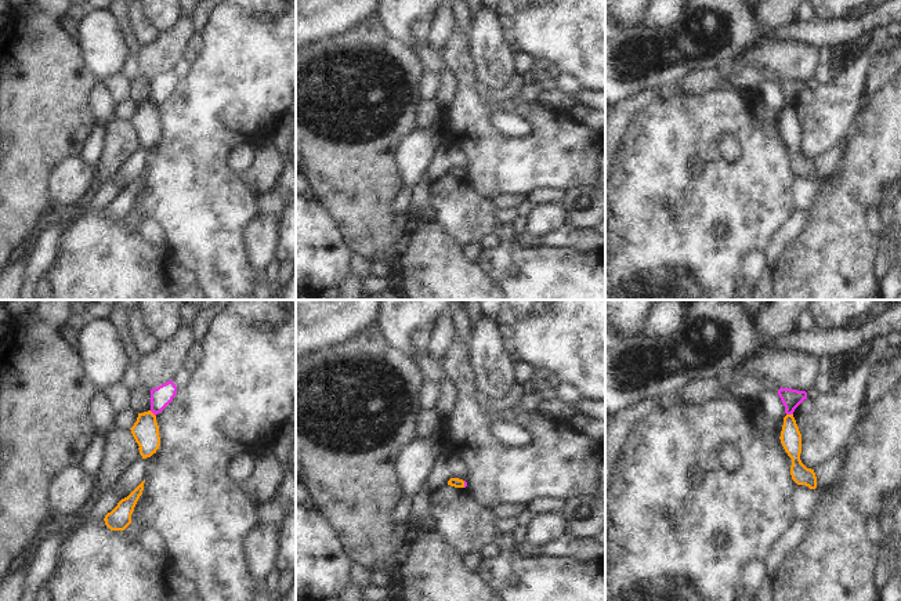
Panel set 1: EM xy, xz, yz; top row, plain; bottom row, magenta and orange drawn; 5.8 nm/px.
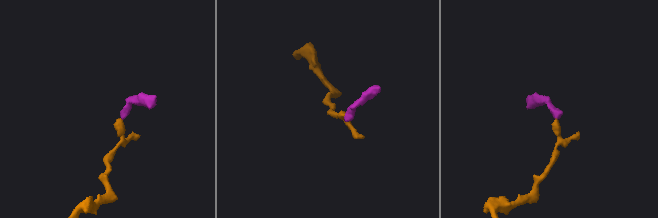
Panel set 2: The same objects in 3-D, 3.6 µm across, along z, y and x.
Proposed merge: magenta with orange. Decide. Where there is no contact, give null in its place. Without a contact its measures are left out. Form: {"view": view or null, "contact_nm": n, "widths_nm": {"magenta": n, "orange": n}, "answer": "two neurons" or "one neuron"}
{"view": "yz", "contact_nm": 40, "widths_nm": {"magenta": 110, "orange": 130}, "answer": "two neurons"}

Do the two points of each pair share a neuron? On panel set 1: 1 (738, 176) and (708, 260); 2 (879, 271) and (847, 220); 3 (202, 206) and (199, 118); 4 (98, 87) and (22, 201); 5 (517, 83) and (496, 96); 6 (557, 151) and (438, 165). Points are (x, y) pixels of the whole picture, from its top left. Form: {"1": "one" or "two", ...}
{"1": "one", "2": "two", "3": "one", "4": "two", "5": "one", "6": "two"}

